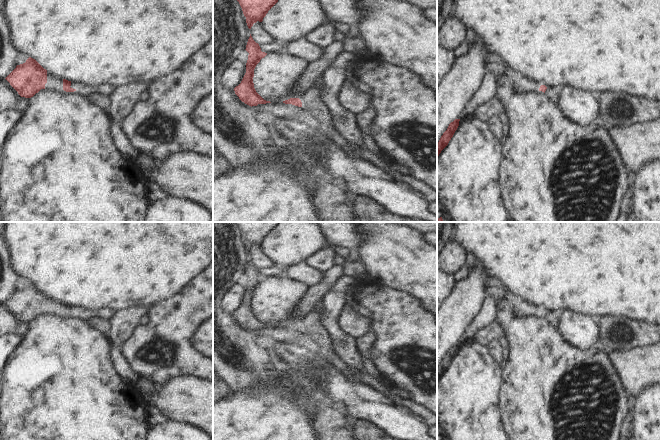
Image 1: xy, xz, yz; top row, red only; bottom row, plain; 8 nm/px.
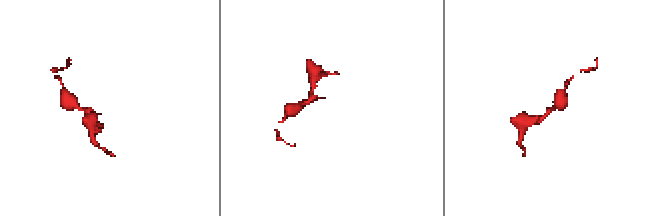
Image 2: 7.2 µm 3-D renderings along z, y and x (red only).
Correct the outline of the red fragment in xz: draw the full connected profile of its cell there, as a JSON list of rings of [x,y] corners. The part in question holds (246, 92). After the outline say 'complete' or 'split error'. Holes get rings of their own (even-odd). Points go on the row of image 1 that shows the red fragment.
[[[251,34],[248,39],[246,49],[249,55],[246,63],[246,73],[241,83],[234,88],[235,94],[239,99],[249,106],[257,106],[258,104],[271,103],[264,100],[255,90],[253,77],[256,65],[264,58],[267,53],[262,52],[258,43],[256,43]]]; complete

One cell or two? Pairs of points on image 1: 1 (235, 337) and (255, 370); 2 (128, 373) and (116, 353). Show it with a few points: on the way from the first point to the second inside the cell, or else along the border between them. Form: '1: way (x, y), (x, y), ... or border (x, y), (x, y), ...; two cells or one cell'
1: way (236, 345), (244, 354), (244, 359), (247, 362); one cell
2: way (123, 368), (119, 358); one cell

